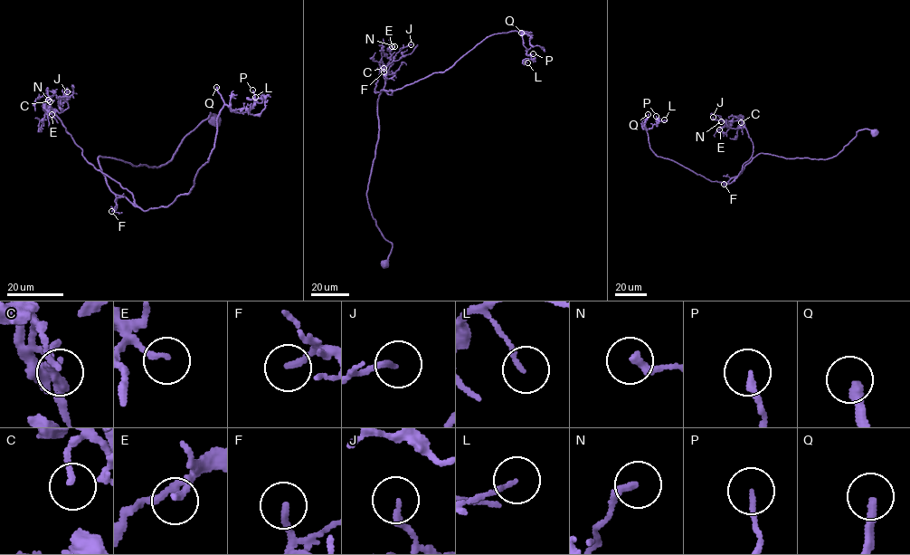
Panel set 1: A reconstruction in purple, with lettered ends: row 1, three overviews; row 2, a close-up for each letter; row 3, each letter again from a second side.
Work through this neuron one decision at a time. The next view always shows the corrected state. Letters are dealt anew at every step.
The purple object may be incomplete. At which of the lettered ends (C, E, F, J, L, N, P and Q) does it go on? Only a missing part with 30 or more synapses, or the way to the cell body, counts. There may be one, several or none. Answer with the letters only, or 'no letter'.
F, Q

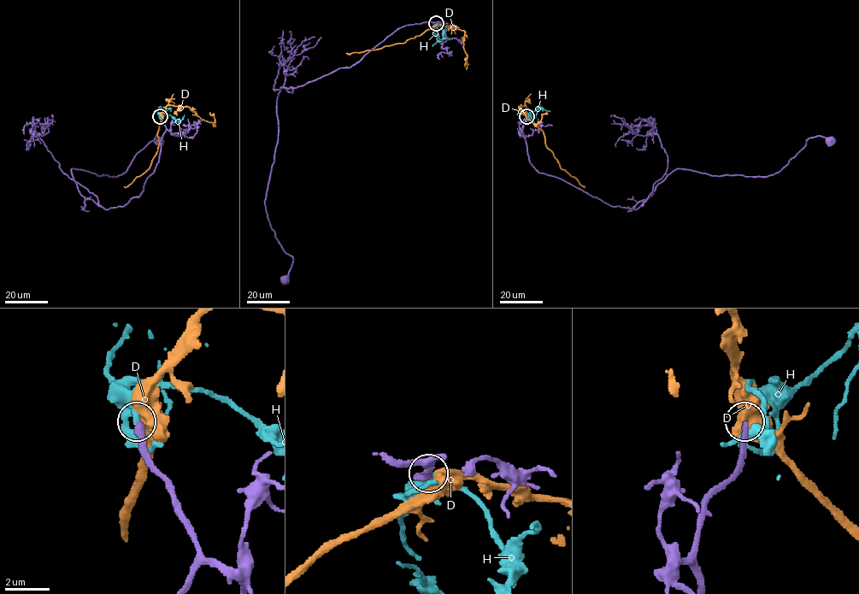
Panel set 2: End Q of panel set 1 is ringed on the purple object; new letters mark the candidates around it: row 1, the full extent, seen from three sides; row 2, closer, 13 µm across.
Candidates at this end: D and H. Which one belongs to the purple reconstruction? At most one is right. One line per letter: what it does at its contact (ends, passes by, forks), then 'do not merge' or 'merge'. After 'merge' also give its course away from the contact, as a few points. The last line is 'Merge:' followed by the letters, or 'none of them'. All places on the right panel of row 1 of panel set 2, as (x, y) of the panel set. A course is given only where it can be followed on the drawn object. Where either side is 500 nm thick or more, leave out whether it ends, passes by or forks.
D: do not merge
H: it ends; merge; course (527, 116), (538, 107), (550, 111)
Merge: H

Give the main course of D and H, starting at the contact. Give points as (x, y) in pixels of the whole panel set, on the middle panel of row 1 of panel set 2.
D: (436, 24), (403, 43), (346, 53)
H: (435, 24), (433, 28), (437, 38), (432, 46)

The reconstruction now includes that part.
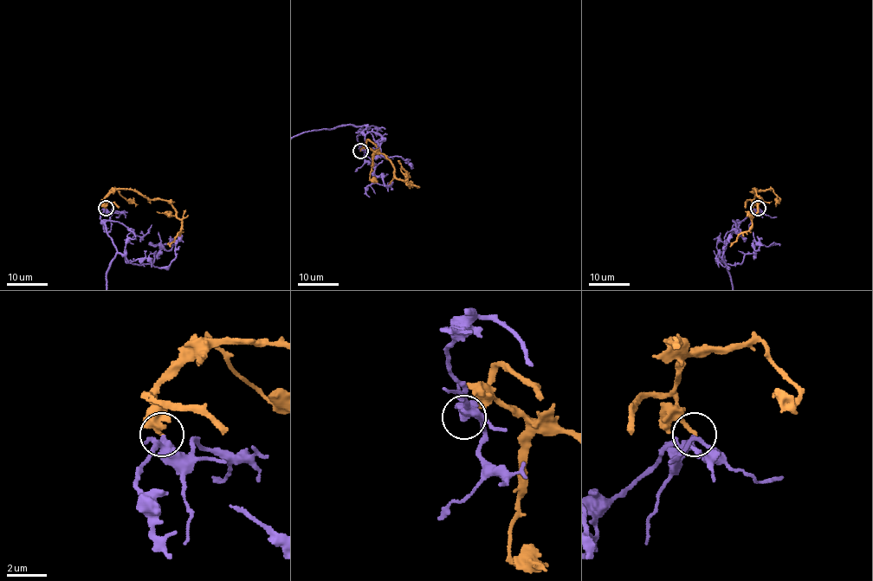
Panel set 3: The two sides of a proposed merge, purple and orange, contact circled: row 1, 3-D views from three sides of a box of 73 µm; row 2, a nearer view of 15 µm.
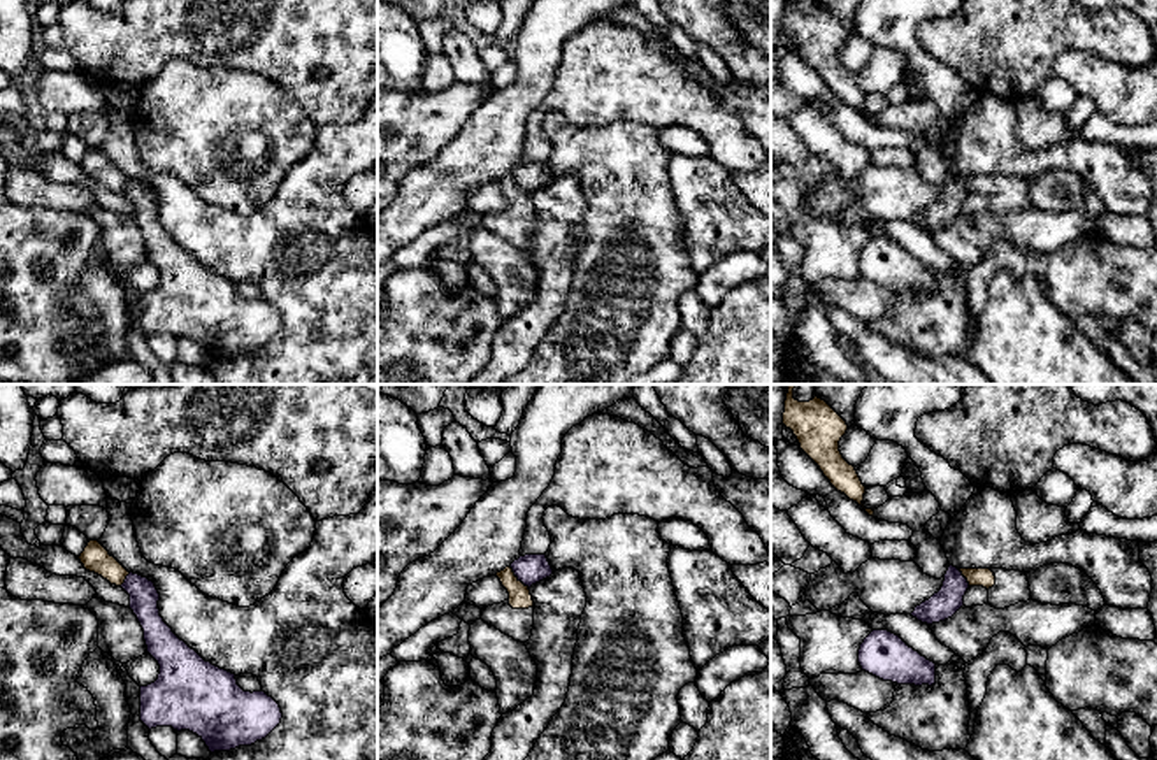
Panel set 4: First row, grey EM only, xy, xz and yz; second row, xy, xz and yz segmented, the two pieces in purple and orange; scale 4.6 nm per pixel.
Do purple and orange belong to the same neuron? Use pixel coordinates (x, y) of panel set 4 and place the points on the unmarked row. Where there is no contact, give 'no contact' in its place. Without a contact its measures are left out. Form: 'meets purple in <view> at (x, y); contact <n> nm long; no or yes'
meets purple in xz at (518, 185); contact 130 nm long; no

